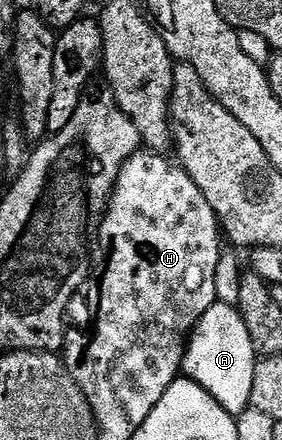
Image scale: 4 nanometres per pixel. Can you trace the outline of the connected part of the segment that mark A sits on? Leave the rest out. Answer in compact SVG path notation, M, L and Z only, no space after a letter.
M216 302L212 308L205 310L188 339L182 371L186 379L196 380L230 416L237 418L246 408L252 407L256 363L257 353L238 307Z

